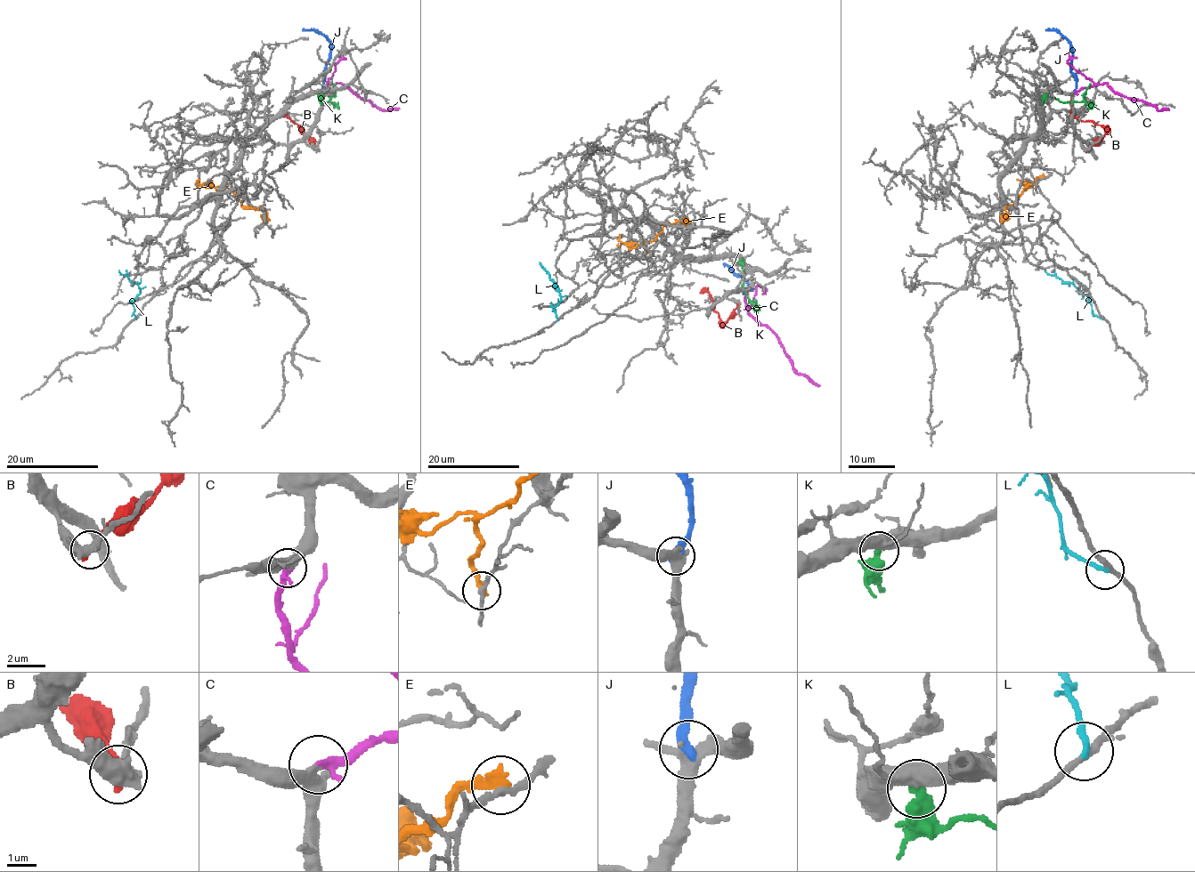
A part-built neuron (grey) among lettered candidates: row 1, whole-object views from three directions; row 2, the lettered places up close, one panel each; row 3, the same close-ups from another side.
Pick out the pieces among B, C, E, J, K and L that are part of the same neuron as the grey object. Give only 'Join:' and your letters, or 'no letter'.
Join: C

